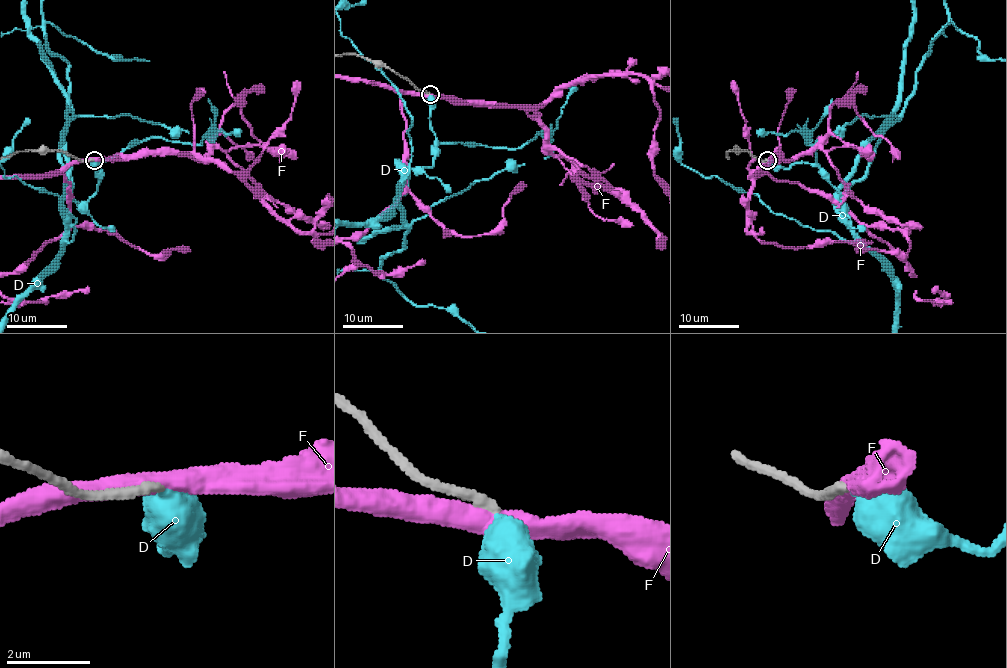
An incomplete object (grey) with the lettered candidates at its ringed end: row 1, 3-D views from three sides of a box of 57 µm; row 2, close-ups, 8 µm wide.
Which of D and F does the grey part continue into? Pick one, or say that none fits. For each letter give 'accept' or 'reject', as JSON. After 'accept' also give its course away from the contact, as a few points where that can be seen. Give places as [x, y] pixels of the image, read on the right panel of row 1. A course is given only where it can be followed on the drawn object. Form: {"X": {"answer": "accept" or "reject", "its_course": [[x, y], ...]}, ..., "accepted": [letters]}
{"D": {"answer": "accept"}, "F": {"answer": "reject"}, "accepted": ["D"]}

